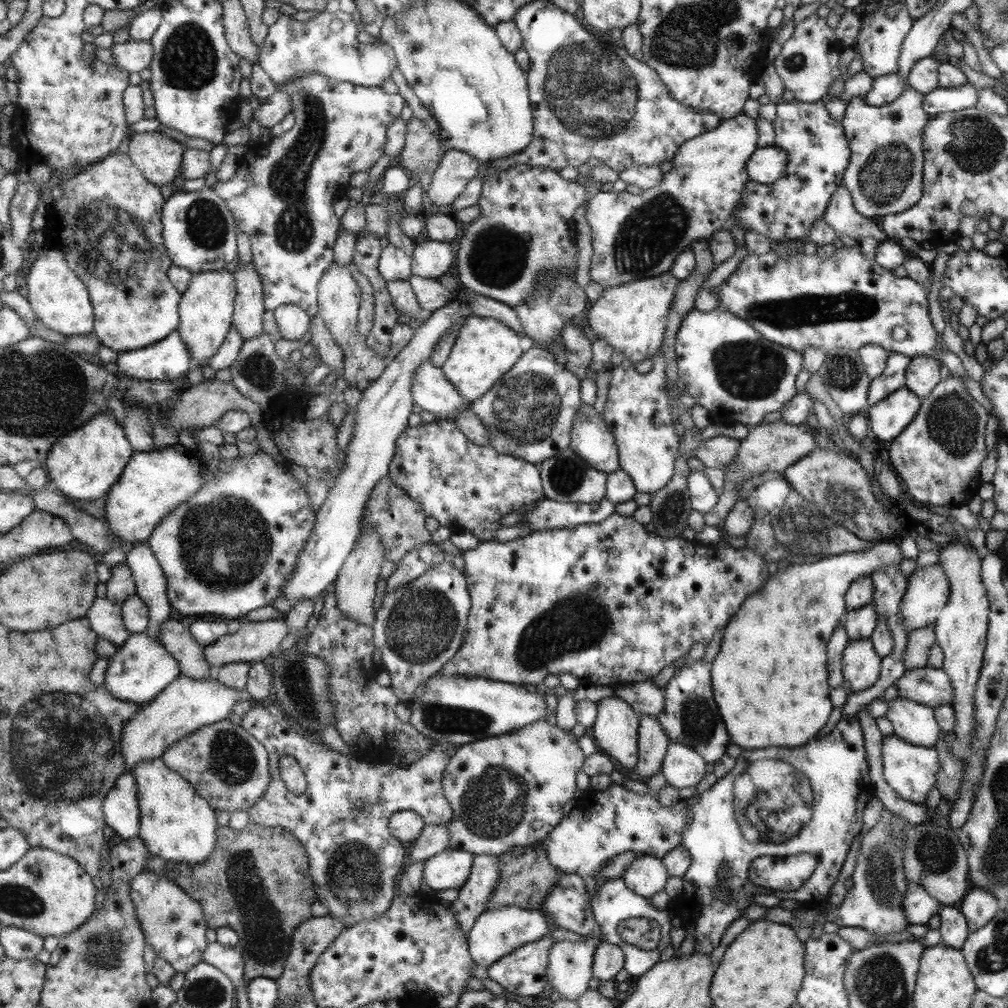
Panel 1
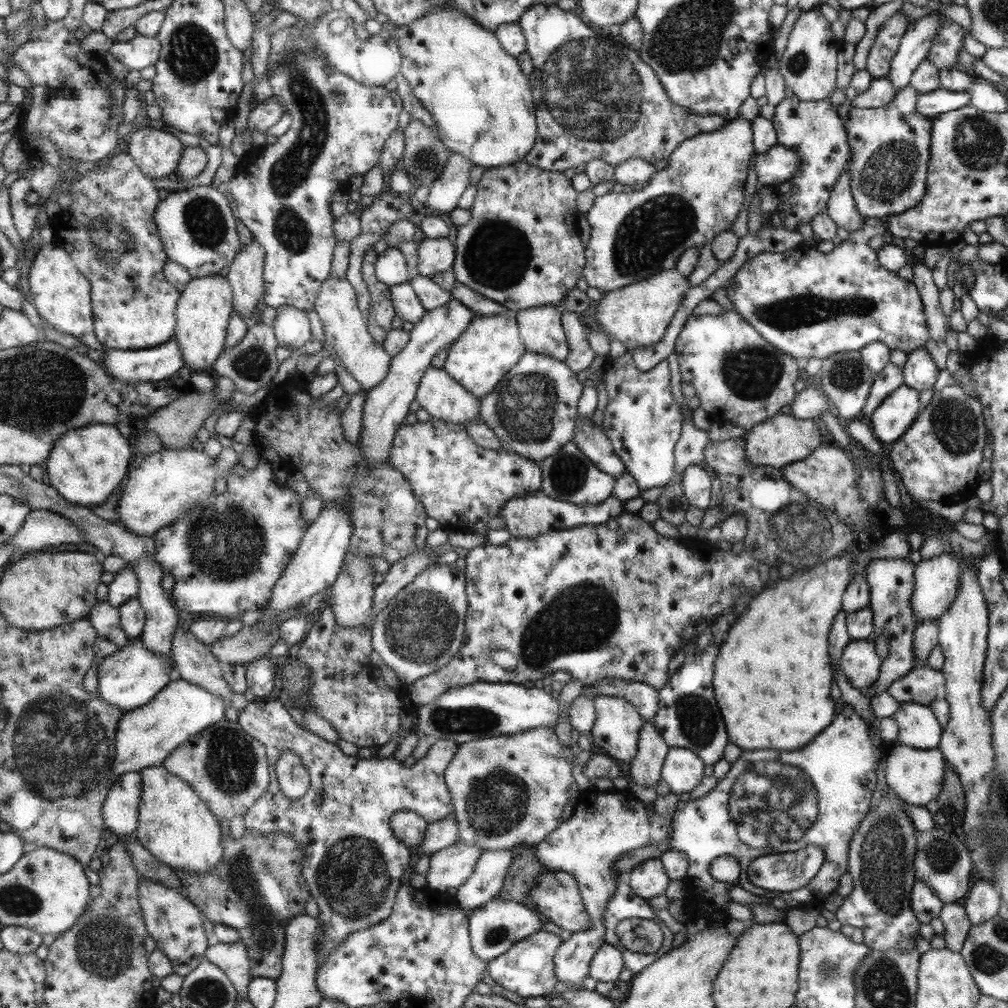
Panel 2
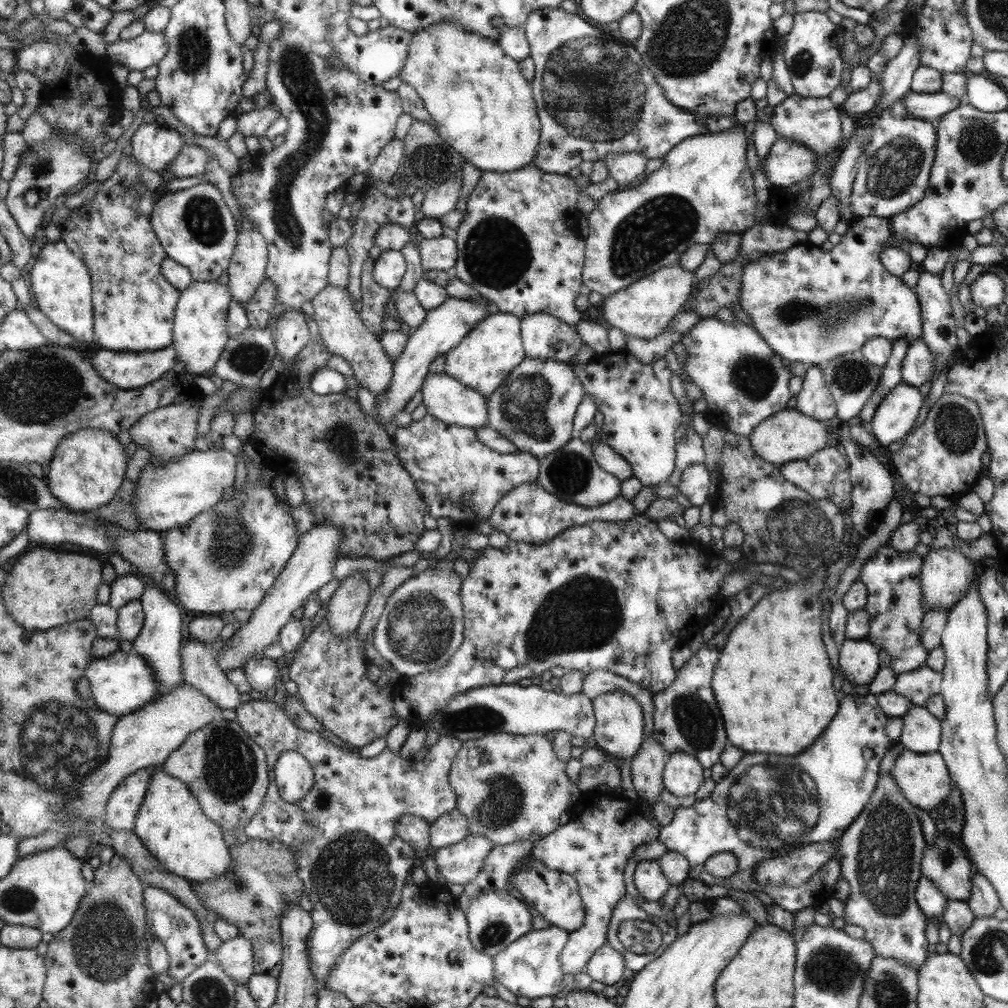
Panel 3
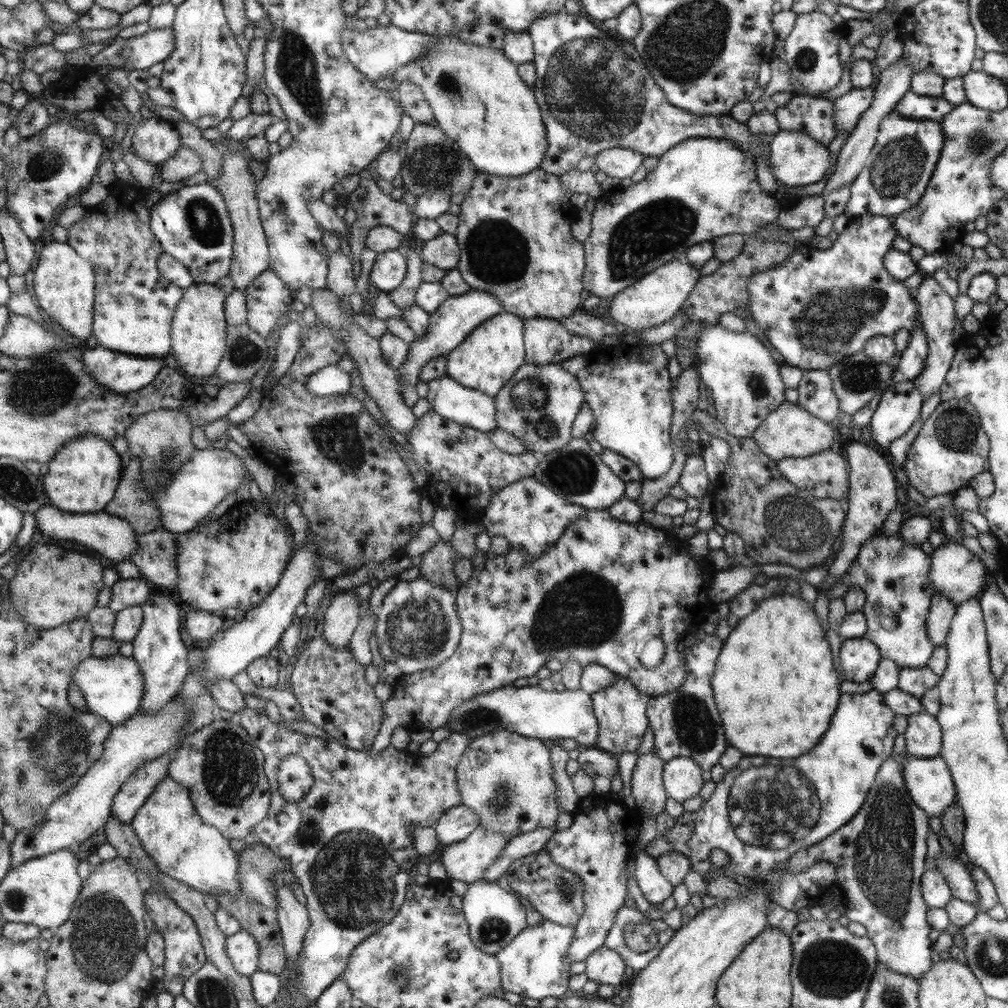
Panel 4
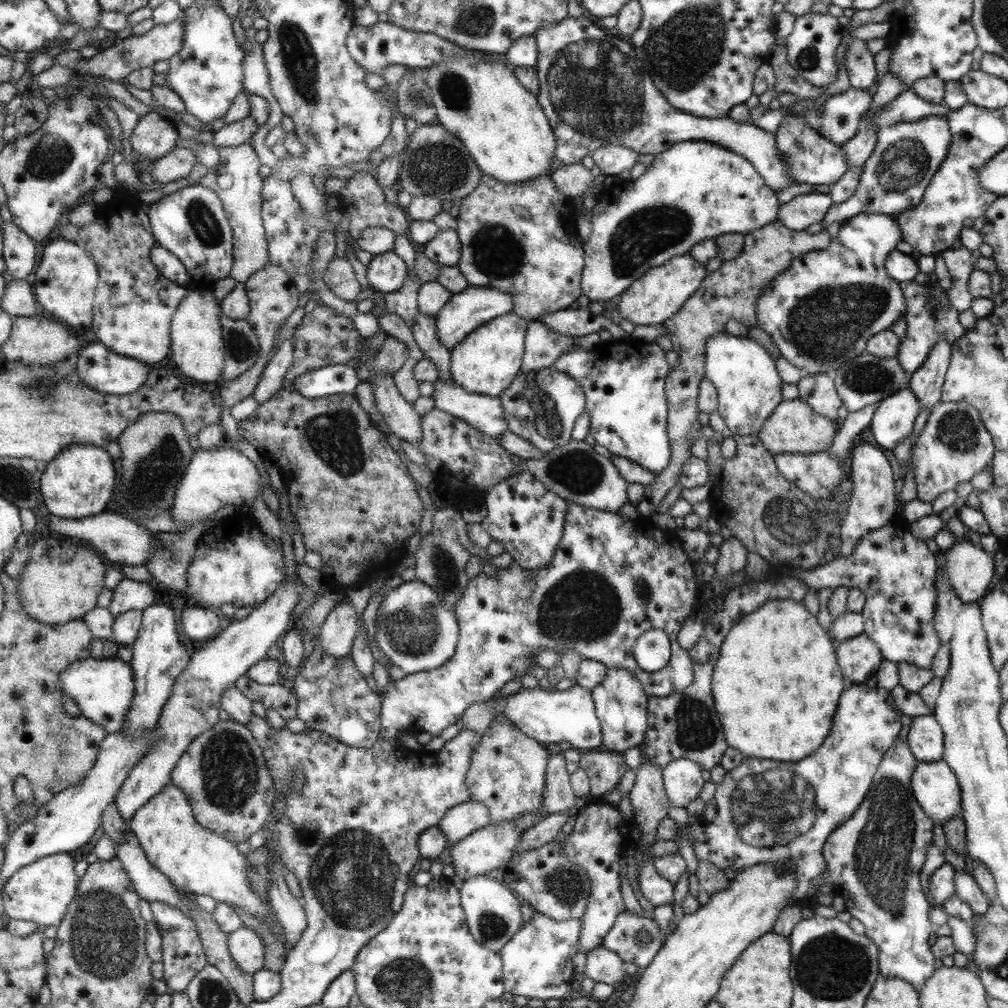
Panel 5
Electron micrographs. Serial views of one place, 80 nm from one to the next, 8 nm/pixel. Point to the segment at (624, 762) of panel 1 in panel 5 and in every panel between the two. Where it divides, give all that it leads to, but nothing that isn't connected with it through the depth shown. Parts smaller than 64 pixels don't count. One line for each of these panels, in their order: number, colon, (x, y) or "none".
2: (617, 729)
3: (619, 731)
4: (621, 712)
5: (621, 704)

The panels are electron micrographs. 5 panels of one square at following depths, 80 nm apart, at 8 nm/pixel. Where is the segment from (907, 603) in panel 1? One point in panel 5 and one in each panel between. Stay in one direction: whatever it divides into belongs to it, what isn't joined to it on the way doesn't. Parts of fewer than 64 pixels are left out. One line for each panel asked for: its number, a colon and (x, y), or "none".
2: (935, 580)
3: (945, 575)
4: (955, 573)
5: (968, 570)

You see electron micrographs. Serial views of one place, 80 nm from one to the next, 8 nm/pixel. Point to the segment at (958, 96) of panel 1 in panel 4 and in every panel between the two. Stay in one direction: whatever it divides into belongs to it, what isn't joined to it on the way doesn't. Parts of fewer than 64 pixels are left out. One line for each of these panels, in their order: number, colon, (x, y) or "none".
2: (931, 104)
3: (928, 106)
4: (911, 106)

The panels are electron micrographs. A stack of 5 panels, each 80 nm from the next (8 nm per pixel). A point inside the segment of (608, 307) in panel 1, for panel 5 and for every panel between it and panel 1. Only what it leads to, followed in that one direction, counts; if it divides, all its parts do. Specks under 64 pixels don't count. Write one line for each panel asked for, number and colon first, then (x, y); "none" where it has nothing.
2: (637, 315)
3: (643, 309)
4: (658, 296)
5: (658, 295)

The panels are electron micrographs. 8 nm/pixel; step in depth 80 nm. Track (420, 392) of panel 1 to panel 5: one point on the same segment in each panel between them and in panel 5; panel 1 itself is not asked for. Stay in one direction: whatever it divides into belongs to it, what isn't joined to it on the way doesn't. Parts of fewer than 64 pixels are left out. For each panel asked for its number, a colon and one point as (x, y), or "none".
2: (438, 393)
3: (446, 399)
4: (471, 408)
5: (484, 413)

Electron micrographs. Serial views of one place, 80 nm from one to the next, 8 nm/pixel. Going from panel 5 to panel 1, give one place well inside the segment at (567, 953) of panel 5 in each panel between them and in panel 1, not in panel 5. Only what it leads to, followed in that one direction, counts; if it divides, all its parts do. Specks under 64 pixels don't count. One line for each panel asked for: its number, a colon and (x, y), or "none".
1: (522, 972)
2: (527, 969)
3: (530, 967)
4: (534, 965)

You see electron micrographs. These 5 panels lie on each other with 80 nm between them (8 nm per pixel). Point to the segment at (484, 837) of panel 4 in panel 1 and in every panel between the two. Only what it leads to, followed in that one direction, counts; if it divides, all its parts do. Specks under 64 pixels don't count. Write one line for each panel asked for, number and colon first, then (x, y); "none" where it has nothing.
1: (450, 869)
2: (449, 868)
3: (459, 863)

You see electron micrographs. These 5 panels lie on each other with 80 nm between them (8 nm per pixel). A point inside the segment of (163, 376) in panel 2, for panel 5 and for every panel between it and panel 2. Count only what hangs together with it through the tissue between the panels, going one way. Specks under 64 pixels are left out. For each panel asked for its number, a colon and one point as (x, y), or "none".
3: (128, 370)
4: (124, 373)
5: (106, 371)

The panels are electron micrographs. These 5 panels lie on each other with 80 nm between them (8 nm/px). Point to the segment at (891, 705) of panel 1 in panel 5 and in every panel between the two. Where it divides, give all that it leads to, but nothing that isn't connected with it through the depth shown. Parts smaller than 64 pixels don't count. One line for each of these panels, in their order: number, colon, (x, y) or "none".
2: (917, 727)
3: (921, 731)
4: (922, 737)
5: (925, 739)

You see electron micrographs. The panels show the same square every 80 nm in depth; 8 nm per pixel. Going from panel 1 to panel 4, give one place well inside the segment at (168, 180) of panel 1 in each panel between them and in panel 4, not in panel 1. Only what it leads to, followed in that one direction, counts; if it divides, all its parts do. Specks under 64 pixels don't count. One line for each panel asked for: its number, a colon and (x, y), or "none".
2: (158, 153)
3: (156, 146)
4: (155, 140)

